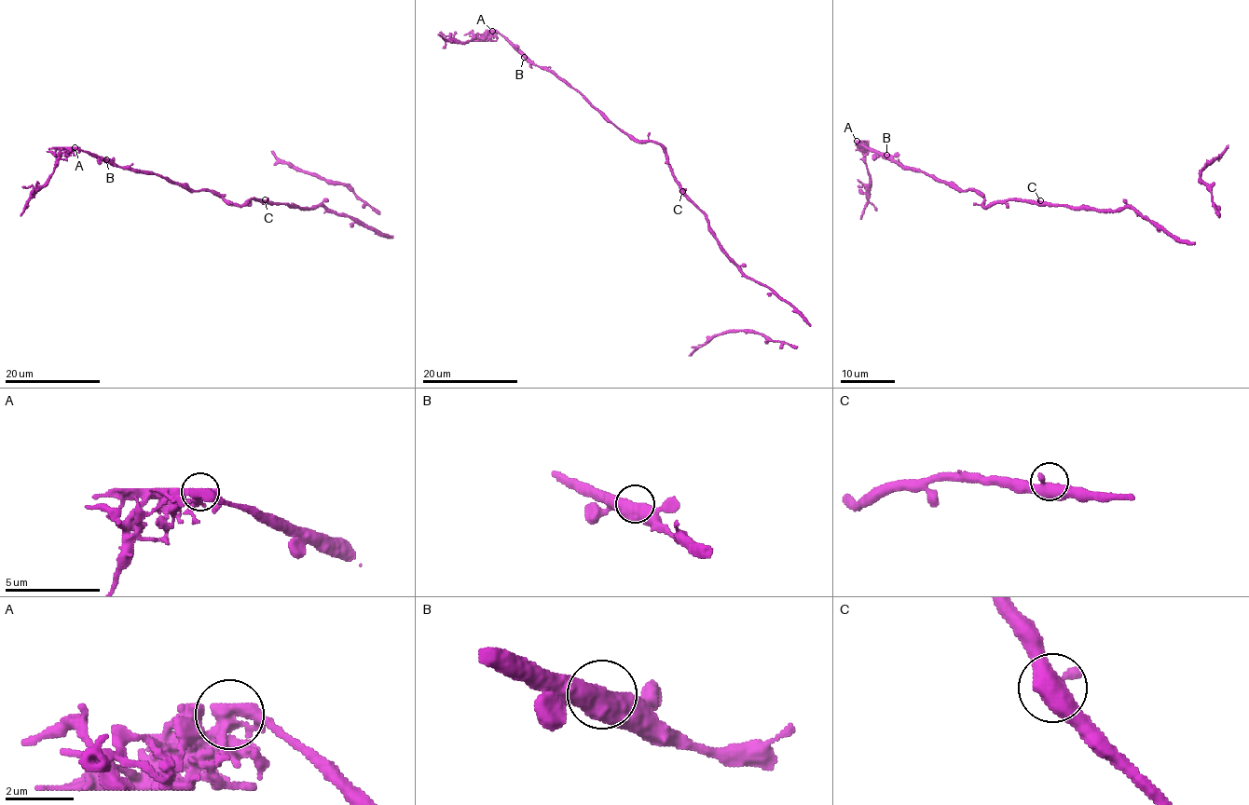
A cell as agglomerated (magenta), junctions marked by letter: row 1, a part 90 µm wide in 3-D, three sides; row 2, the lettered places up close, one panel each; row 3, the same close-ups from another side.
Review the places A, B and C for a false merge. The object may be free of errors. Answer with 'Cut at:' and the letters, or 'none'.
Cut at: A

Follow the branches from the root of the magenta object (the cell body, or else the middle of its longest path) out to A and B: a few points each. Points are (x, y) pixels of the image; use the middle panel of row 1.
A: (683, 190), (665, 151), (657, 143), (631, 139), (577, 91), (551, 72), (528, 62), (493, 31)
B: (683, 190), (671, 170), (665, 151), (657, 143), (631, 139), (609, 122), (577, 91), (524, 57)

